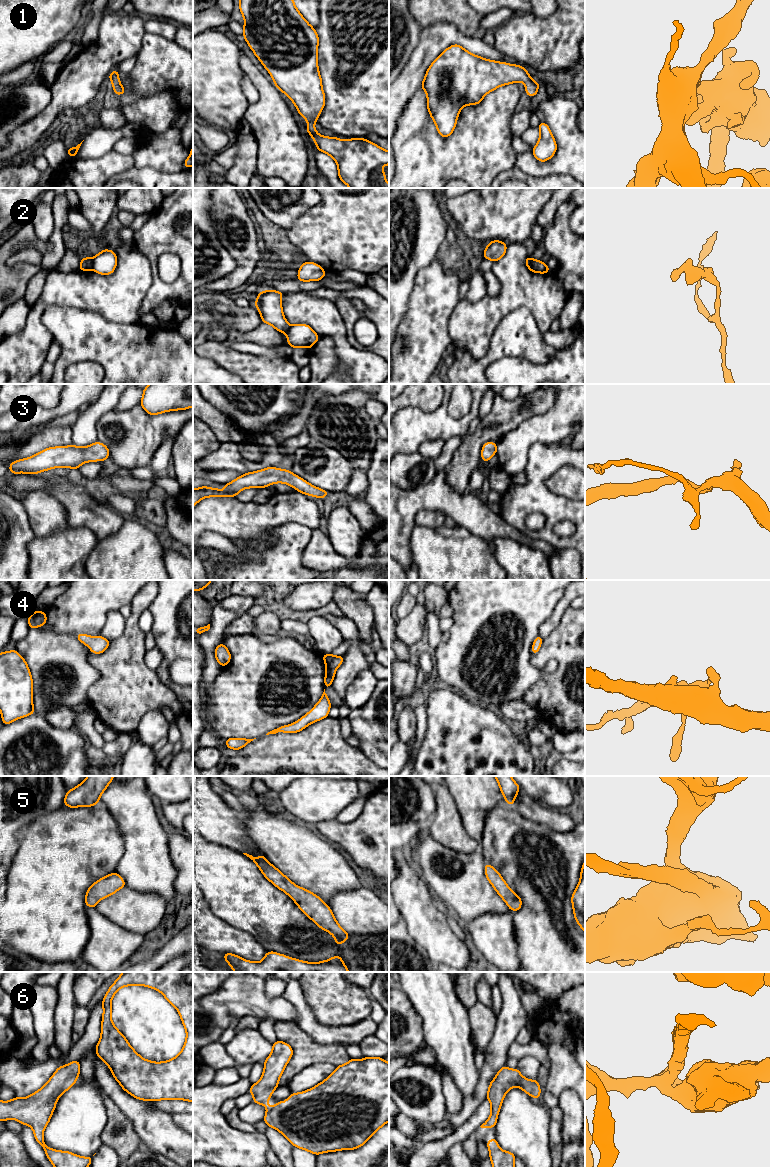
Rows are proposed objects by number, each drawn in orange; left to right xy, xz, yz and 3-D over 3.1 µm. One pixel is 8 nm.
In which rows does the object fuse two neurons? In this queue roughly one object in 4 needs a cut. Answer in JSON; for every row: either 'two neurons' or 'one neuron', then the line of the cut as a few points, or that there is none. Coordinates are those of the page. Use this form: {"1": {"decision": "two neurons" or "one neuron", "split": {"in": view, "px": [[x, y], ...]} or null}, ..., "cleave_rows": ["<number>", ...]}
{"1": {"decision": "one neuron", "split": null}, "2": {"decision": "two neurons", "split": {"in": "xy", "px": [[93, 258], [91, 268]]}}, "3": {"decision": "one neuron", "split": null}, "4": {"decision": "one neuron", "split": null}, "5": {"decision": "one neuron", "split": null}, "6": {"decision": "one neuron", "split": null}, "cleave_rows": ["2"]}

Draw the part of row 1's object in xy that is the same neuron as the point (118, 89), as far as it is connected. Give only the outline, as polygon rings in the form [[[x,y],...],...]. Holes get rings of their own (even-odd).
[[[117,70],[112,71],[108,79],[112,82],[113,91],[116,95],[122,95],[125,93],[126,90],[120,83],[119,72]]]

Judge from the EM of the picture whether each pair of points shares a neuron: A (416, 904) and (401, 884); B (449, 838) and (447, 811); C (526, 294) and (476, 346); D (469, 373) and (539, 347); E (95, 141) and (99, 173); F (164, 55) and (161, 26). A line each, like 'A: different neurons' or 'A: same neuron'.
A: same neuron
B: same neuron
C: same neuron
D: same neuron
E: different neurons
F: different neurons

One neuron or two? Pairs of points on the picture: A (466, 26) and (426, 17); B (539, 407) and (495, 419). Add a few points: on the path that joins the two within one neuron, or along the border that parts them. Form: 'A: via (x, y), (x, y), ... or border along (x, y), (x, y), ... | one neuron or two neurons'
A: via (456, 16), (436, 15) | one neuron
B: via (528, 407), (506, 415) | one neuron

